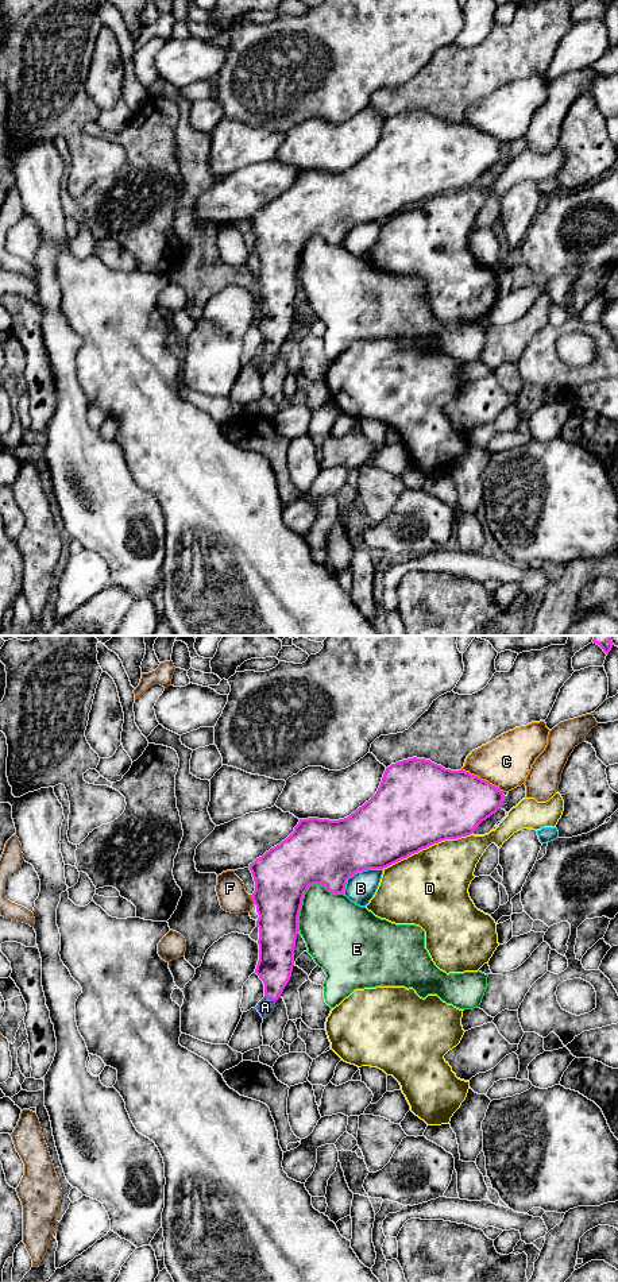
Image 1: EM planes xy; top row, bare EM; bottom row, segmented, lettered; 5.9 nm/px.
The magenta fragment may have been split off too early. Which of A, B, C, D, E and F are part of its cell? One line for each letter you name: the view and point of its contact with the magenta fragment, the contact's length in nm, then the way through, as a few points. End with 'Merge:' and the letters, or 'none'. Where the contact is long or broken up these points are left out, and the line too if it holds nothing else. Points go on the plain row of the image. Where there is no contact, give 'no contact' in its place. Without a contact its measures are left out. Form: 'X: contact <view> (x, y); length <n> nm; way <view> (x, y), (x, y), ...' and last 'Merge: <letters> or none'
A: contact xy (270, 350); length 80 nm; way xy (274, 320), (274, 339), (270, 350), (265, 359)
Merge: A

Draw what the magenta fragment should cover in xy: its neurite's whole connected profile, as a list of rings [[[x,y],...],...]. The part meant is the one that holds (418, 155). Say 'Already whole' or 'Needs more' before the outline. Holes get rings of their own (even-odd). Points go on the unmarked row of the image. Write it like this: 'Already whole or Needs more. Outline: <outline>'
Needs more. Outline: [[[417,109],[402,112],[386,120],[376,146],[349,169],[339,173],[300,171],[285,193],[250,216],[255,233],[251,250],[259,267],[259,313],[255,325],[264,336],[264,350],[255,359],[260,368],[266,371],[274,363],[275,354],[291,329],[296,291],[300,285],[298,269],[304,247],[310,238],[321,236],[331,246],[344,247],[347,232],[358,224],[385,221],[441,193],[471,188],[483,173],[501,161],[503,150],[503,143],[498,139],[463,121],[445,121],[430,112]]]

